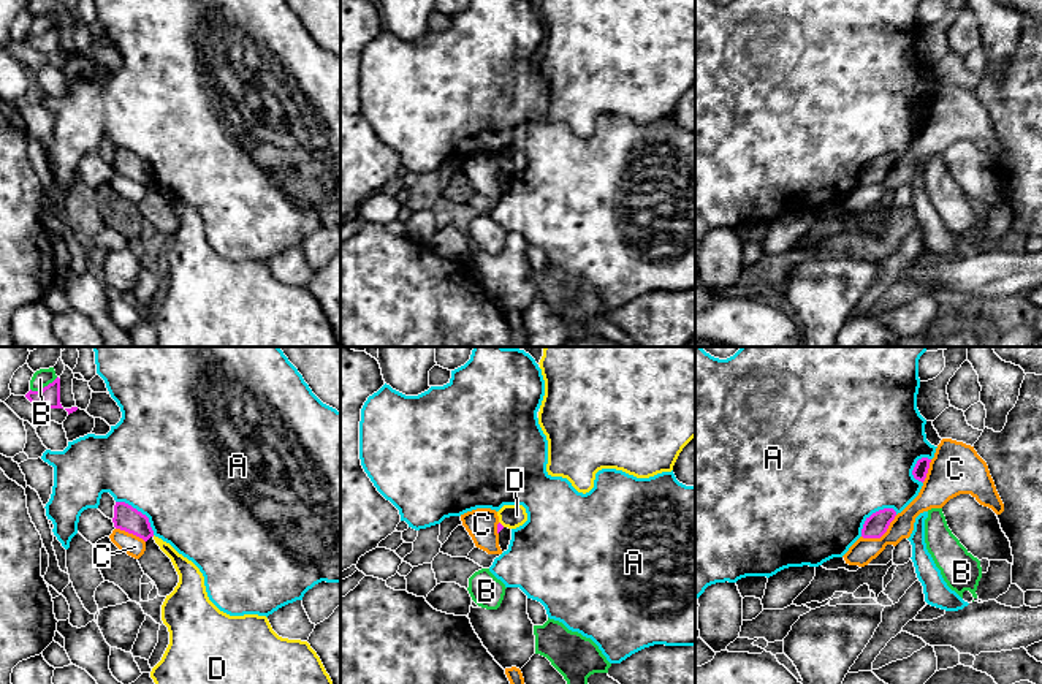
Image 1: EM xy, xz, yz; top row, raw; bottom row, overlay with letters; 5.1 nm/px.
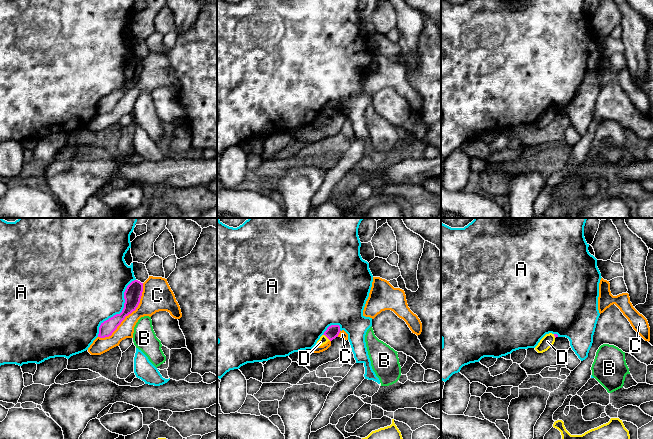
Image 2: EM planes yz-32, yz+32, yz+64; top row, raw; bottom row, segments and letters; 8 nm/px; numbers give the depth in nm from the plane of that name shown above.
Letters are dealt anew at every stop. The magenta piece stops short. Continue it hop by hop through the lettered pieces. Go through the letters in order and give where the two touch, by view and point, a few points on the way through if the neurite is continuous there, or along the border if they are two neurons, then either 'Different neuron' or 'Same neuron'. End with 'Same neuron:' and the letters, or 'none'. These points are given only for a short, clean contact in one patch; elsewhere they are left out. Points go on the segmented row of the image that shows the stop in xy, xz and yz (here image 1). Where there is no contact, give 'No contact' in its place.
A: Touches magenta at yz (873, 513). Different neuron
B: Touches magenta at xy (45, 387). Different neuron
C: Touches magenta at yz (881, 535). Different neuron
D: Touches magenta at xz (501, 524). Boundary: xz (499, 521), (504, 526). Different neuron
Same neuron: none

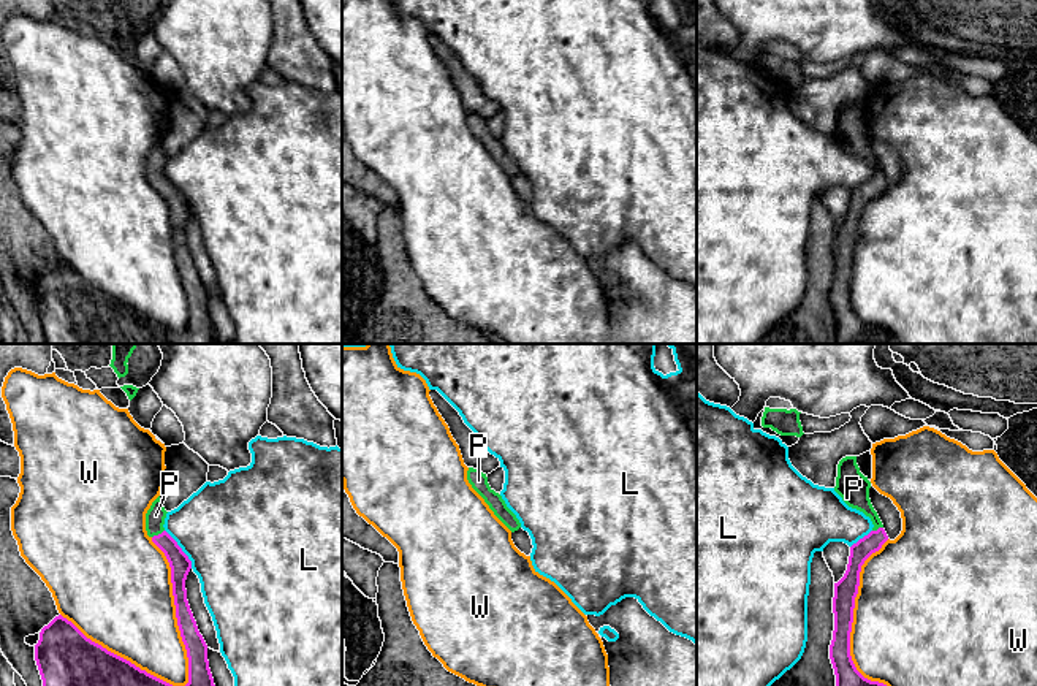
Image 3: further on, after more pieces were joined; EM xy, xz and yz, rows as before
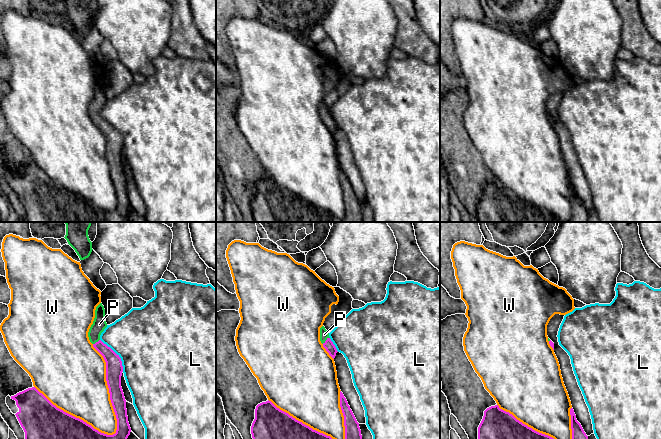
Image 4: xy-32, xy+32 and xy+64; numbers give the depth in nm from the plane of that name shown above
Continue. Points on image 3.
L: Touches magenta at xy (181, 548). Different neuron
P: Touches magenta at xy (159, 534). Path across: xy (179, 563), (159, 534), (155, 515). Same neuron
W: Touches magenta at yz (852, 617). Different neuron
Same neuron: P

